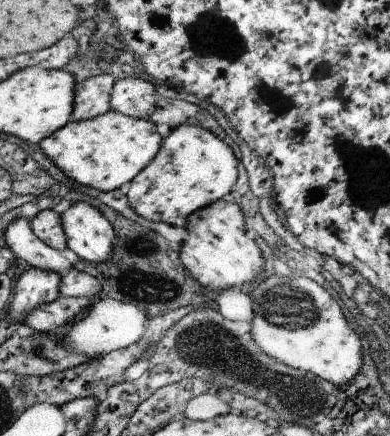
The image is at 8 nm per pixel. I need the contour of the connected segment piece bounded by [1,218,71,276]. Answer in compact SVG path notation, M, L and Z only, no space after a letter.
M15 218L3 230L3 242L7 244L7 254L15 254L17 260L27 262L31 268L49 270L63 276L71 264L51 246L43 244L29 226L27 218Z

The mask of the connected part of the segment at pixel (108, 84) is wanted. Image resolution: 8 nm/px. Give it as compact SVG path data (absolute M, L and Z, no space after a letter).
M101 74L95 78L89 78L75 86L75 106L71 120L73 122L85 122L89 118L103 116L111 110L111 90L113 90L115 78L109 74Z

